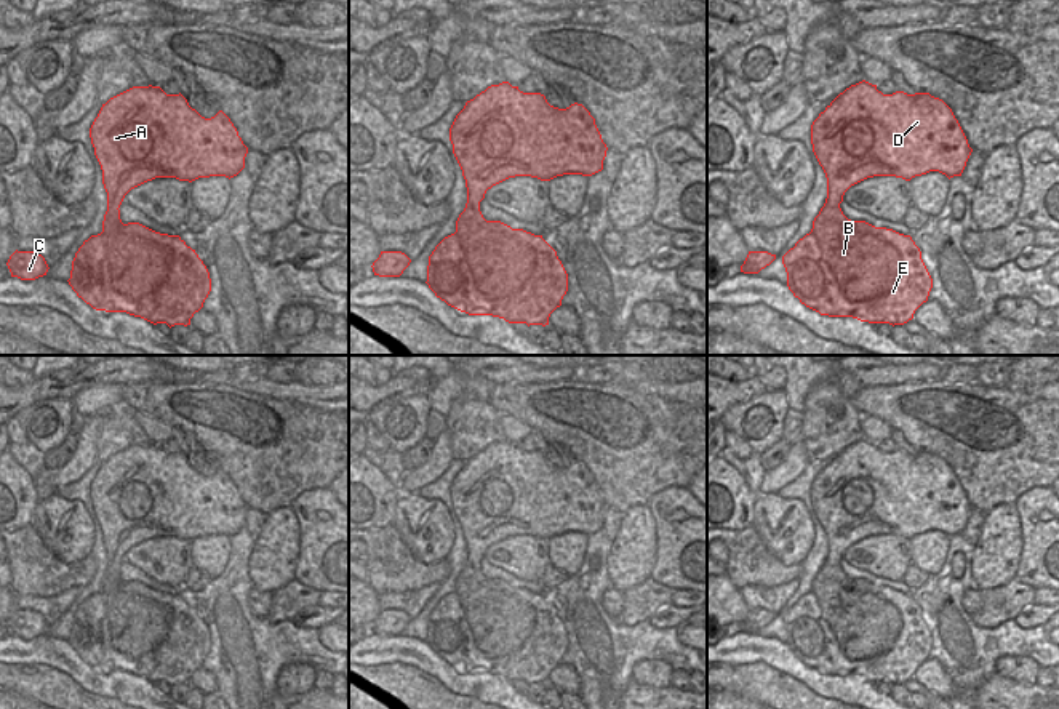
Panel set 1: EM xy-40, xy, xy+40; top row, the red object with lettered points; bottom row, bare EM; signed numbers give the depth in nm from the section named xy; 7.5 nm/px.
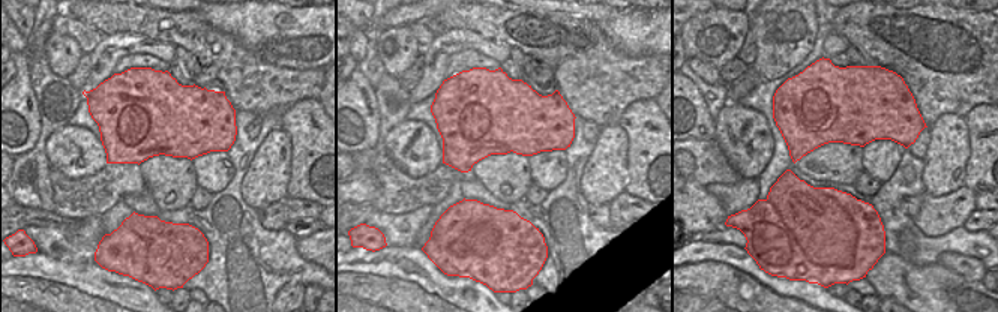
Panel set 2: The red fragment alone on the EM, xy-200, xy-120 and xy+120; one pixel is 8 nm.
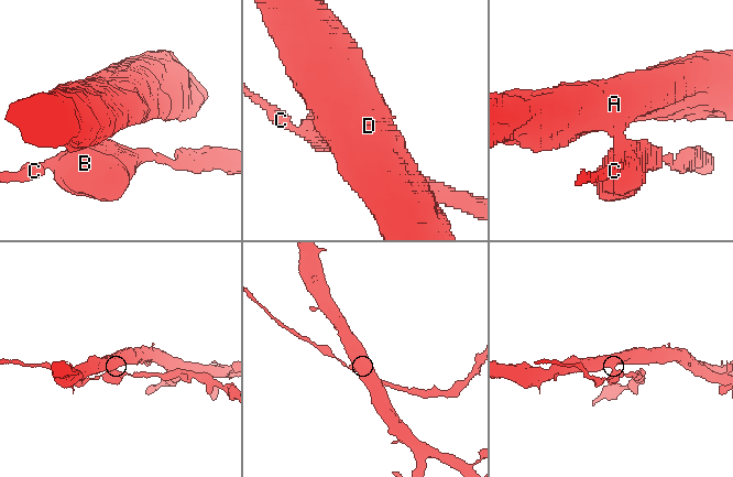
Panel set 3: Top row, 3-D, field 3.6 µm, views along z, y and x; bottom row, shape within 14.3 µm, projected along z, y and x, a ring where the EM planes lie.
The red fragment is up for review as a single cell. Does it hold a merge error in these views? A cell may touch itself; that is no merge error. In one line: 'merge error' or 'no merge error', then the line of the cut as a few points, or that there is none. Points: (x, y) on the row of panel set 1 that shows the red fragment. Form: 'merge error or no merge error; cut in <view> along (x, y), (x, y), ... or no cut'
merge error; cut in xy+40 along (824, 205), (839, 207)

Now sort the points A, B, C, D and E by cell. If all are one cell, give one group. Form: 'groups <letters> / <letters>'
groups A D / B C E

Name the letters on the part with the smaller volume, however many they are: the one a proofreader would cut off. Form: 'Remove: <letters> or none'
Remove: B, C, E

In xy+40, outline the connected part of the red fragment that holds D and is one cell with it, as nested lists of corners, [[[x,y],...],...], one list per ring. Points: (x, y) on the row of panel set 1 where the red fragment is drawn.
[[[865,80],[840,93],[811,125],[813,152],[827,178],[824,206],[840,206],[845,192],[873,176],[910,181],[929,171],[961,176],[973,152],[952,109],[929,93],[883,94]]]

